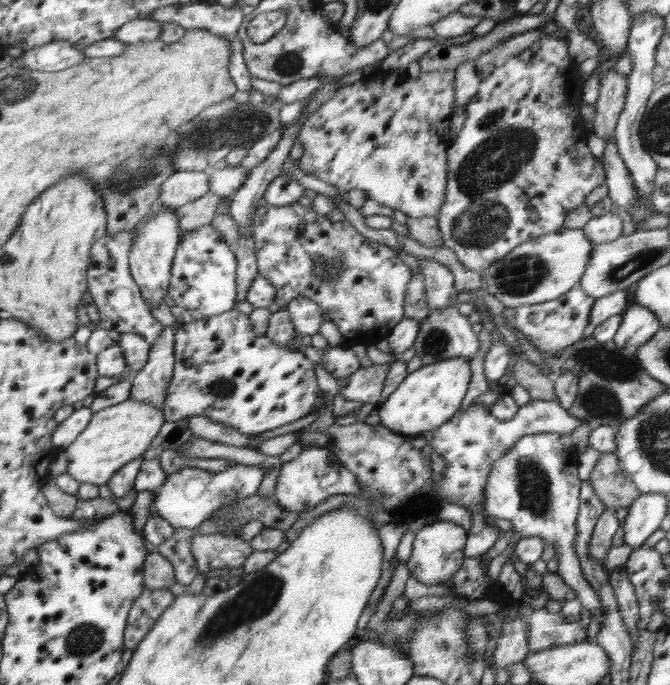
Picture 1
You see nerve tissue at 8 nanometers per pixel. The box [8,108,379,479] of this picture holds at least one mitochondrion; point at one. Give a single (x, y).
(148, 157)

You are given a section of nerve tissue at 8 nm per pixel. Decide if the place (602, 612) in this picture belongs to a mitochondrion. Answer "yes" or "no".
no

